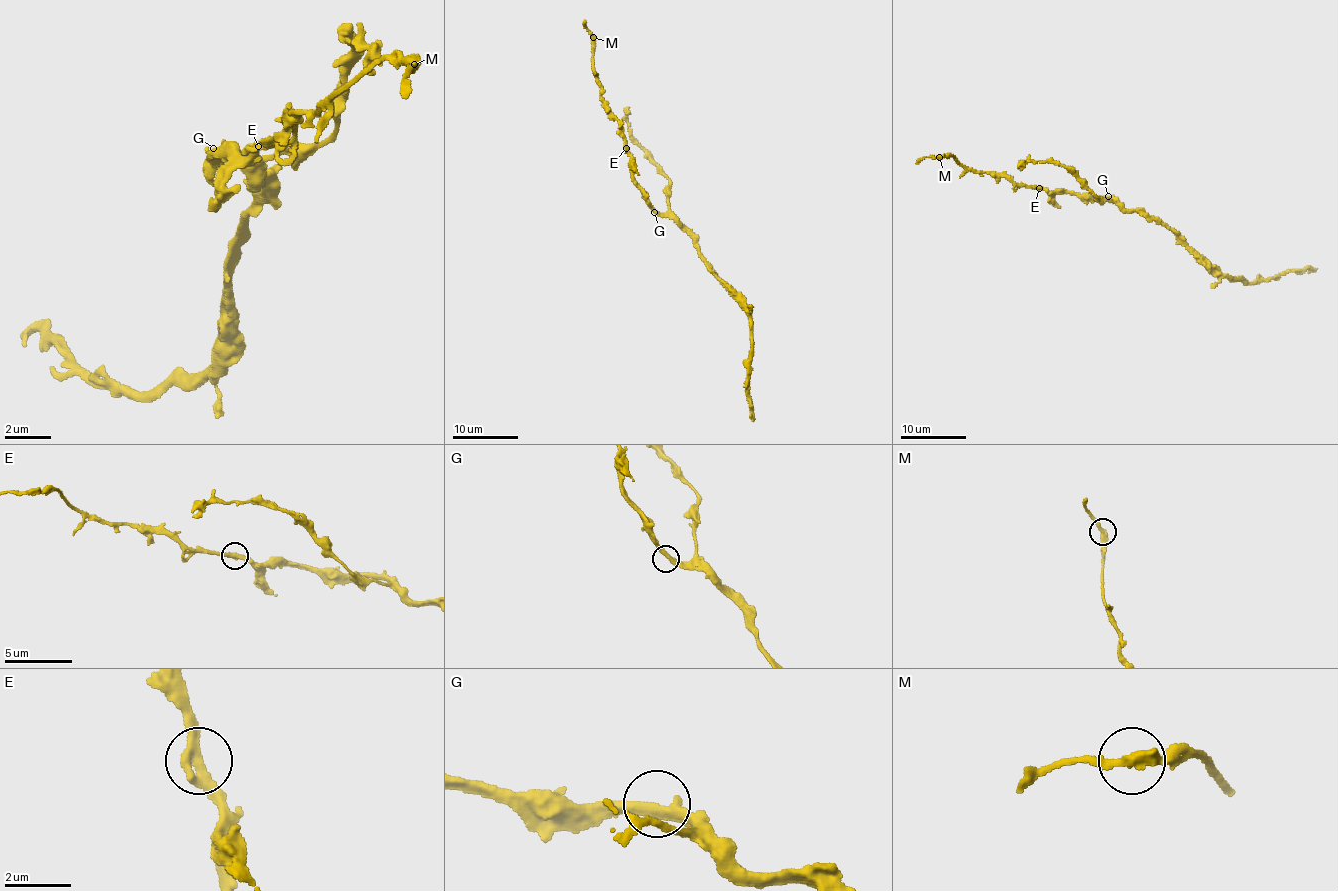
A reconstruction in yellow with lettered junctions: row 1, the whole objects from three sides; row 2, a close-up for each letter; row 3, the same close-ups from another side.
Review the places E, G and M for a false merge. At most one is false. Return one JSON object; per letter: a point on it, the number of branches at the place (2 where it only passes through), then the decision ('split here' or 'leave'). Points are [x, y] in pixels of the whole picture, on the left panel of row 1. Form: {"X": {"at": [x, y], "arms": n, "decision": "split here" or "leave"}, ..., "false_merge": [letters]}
{"E": {"at": [258, 146], "arms": 2, "decision": "leave"}, "G": {"at": [213, 148], "arms": 2, "decision": "leave"}, "M": {"at": [414, 64], "arms": 2, "decision": "leave"}, "false_merge": []}

